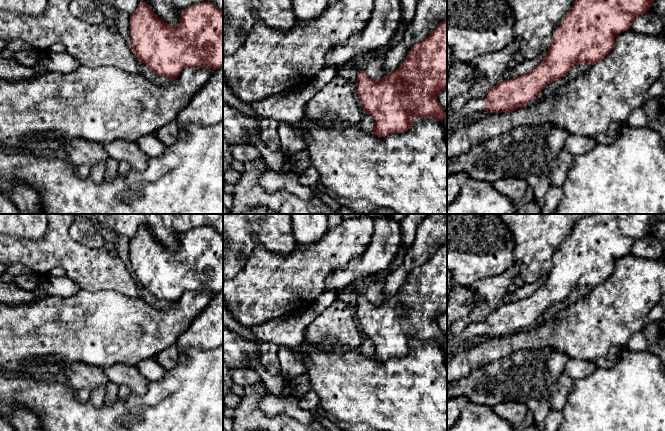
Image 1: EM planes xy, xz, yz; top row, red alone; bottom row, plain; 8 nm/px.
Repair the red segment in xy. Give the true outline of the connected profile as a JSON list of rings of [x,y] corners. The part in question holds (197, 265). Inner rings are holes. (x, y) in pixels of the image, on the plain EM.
[[[141,226],[130,239],[130,262],[132,274],[138,285],[147,289],[156,299],[171,304],[178,302],[186,291],[209,291],[213,294],[223,290],[223,234],[210,226],[192,229],[180,237],[180,247],[171,250],[159,242],[146,226]]]

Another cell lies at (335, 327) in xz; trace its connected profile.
[[[340,301],[332,303],[308,325],[304,338],[326,351],[336,347],[357,349],[363,337],[357,328],[351,306]]]

